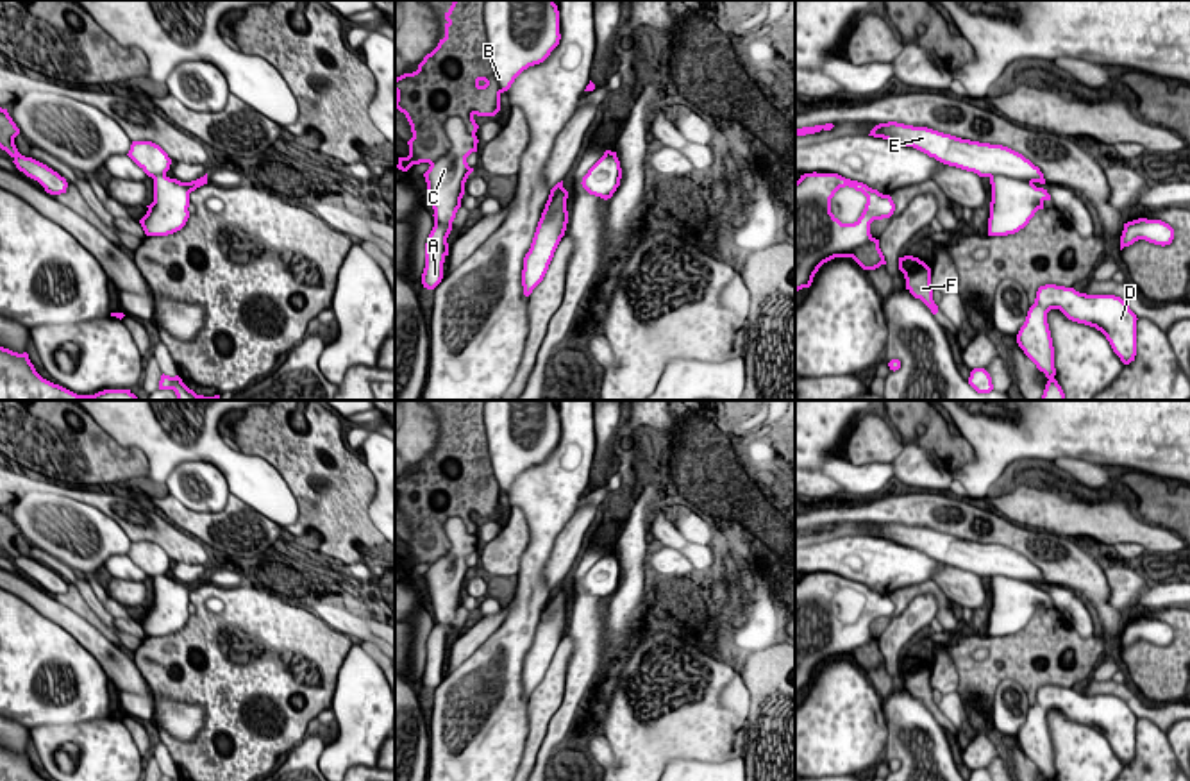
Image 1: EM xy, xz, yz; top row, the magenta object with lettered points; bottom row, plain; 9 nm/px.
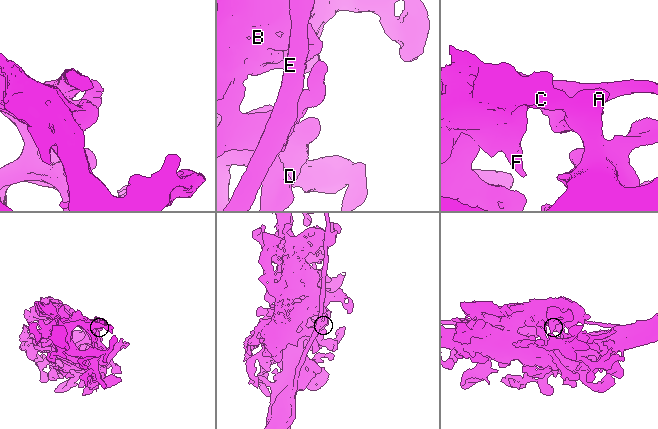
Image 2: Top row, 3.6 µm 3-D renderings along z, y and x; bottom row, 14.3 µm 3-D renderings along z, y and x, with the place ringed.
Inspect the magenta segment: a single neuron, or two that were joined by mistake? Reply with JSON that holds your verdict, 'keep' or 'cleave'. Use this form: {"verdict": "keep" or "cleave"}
{"verdict": "cleave"}

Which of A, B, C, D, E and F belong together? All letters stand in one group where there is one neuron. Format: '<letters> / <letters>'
A B C D F / E

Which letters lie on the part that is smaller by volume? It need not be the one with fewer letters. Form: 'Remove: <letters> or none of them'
Remove: E

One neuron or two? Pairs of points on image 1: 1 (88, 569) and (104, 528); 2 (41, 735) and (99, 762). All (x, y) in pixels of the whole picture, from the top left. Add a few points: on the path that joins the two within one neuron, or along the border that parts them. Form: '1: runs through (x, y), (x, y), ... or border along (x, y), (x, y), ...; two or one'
1: runs through (97, 558), (104, 551), (104, 538); one
2: runs through (56, 735), (74, 735), (86, 747); one

